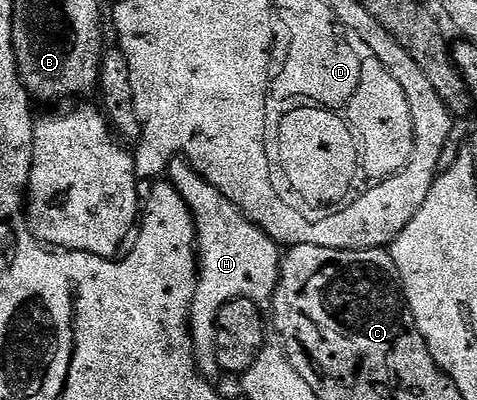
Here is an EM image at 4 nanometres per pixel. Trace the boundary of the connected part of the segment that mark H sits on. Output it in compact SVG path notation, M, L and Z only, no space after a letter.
M178 159L167 170L168 184L175 186L183 195L183 199L197 220L197 245L199 248L199 282L197 298L193 300L191 332L194 342L205 349L212 350L215 345L215 322L222 305L231 301L247 299L258 303L272 302L277 282L281 279L282 246L268 237L258 225L251 222L241 213L241 209L216 189L210 181L193 165L184 159Z

